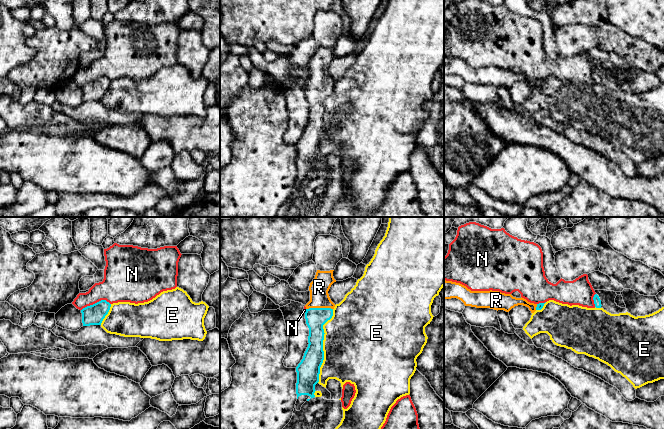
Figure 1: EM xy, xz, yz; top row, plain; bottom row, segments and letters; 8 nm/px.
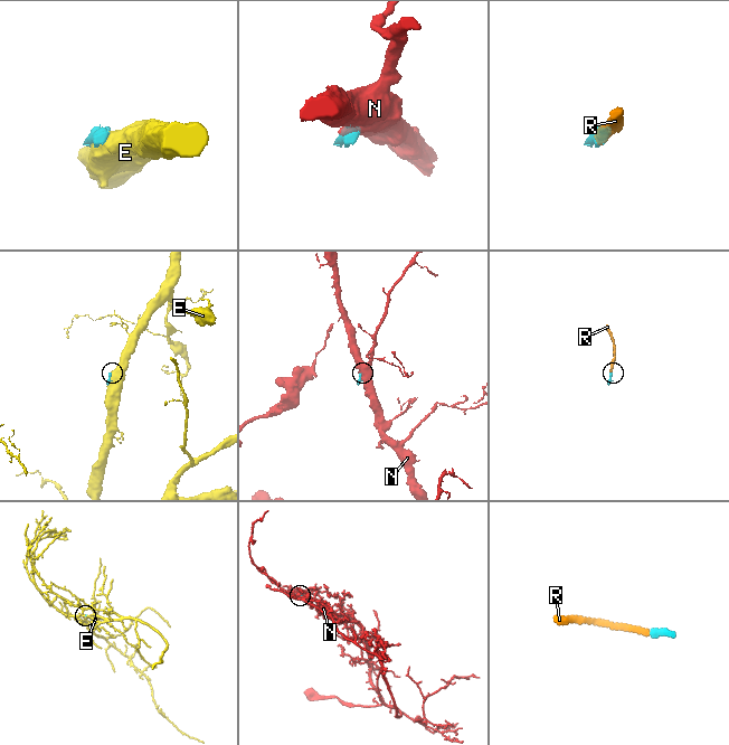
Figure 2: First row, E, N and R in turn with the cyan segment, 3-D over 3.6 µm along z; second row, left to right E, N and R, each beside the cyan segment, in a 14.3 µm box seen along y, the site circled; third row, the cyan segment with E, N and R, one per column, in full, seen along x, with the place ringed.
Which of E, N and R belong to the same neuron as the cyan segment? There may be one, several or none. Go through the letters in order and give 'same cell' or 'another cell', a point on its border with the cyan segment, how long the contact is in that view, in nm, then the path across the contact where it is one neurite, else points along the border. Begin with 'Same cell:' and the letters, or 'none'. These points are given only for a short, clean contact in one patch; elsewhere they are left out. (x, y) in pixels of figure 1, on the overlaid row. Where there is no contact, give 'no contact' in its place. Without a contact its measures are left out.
Same cell: R
E: another cell; meets cyan in xz at (322, 346); contact 600 nm long
N: another cell; meets cyan in xy at (95, 303); contact 240 nm long
R: same cell; meets cyan in xz at (319, 308); contact 220 nm long; runs through xz (315, 318), (319, 308), (319, 298)

